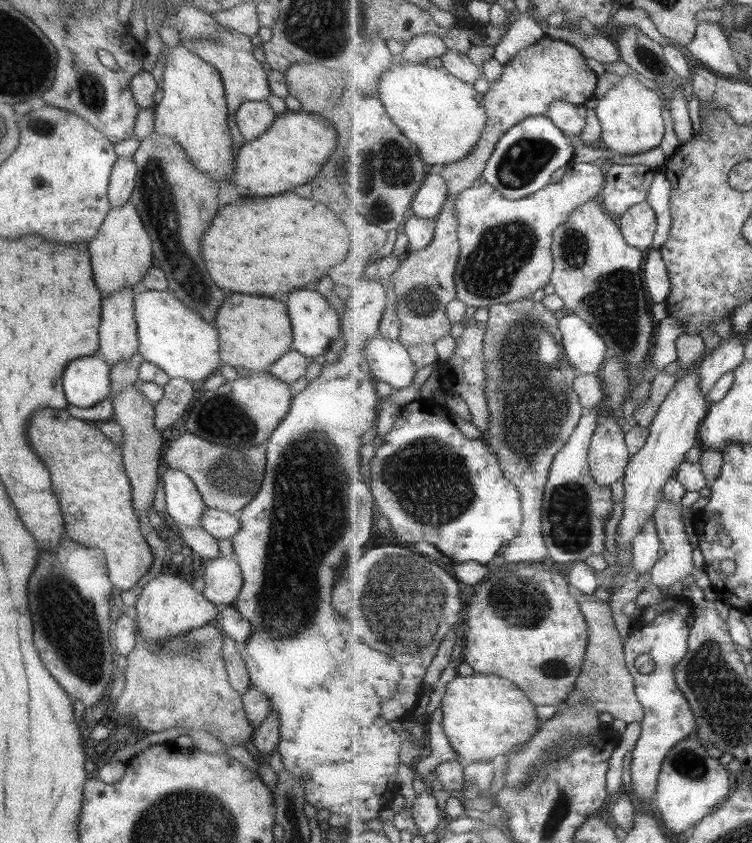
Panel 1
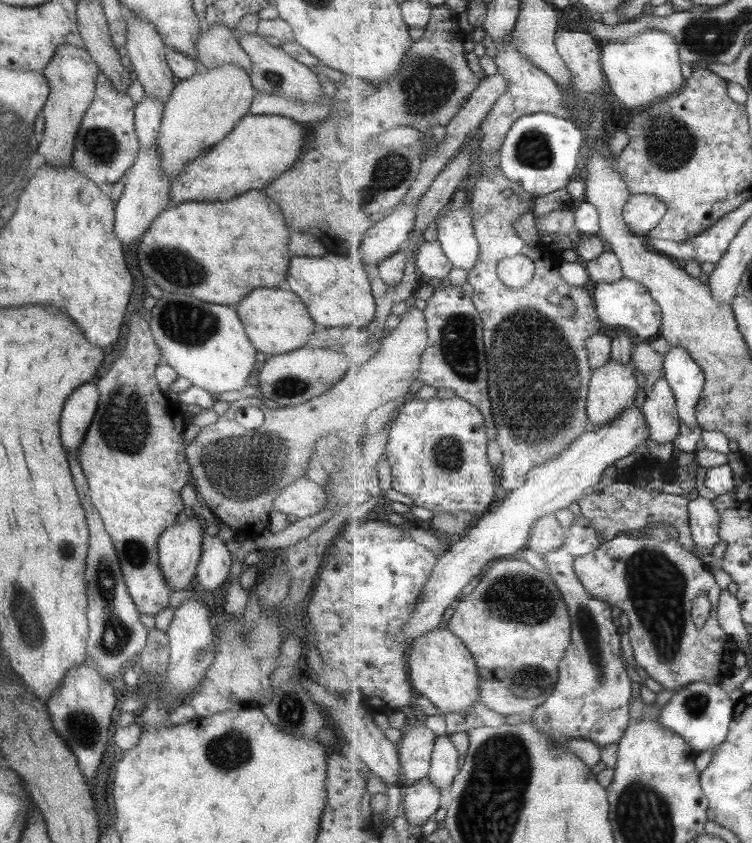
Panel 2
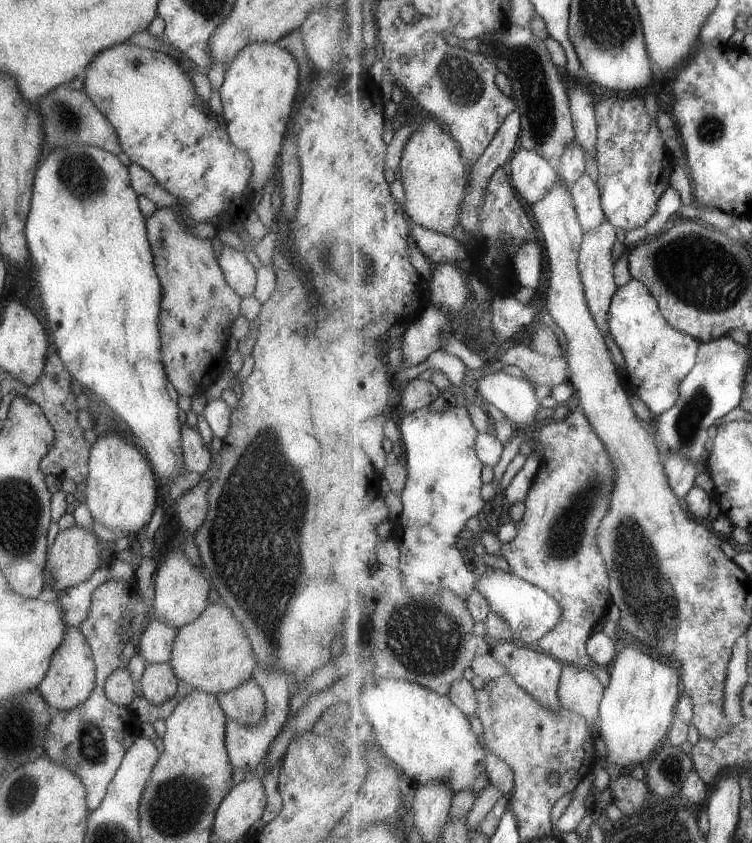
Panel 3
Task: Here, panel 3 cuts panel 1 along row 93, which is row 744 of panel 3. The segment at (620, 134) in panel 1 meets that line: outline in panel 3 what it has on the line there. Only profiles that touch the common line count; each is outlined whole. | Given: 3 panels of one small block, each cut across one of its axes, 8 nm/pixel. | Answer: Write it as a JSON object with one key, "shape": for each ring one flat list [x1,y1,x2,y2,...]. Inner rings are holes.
{"shape":[[627,646,616,656,610,669,610,683,600,704,600,736,607,742,607,762,630,770,637,764,650,760,658,750,659,742,668,736,675,720,675,707,682,695,681,672,673,662,662,656,652,655,641,646]]}

